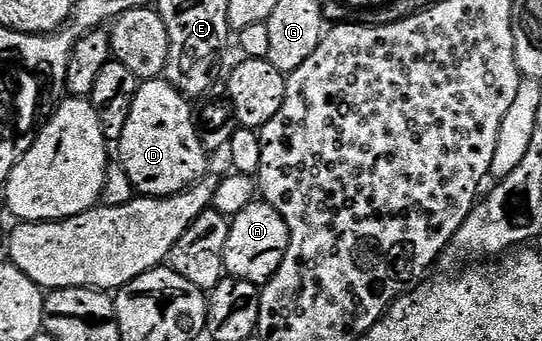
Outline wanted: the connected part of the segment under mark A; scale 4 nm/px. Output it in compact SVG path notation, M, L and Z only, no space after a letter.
M251 203L242 209L242 213L231 216L230 237L226 237L224 270L233 279L263 285L278 273L289 245L290 229L284 218L268 203Z

